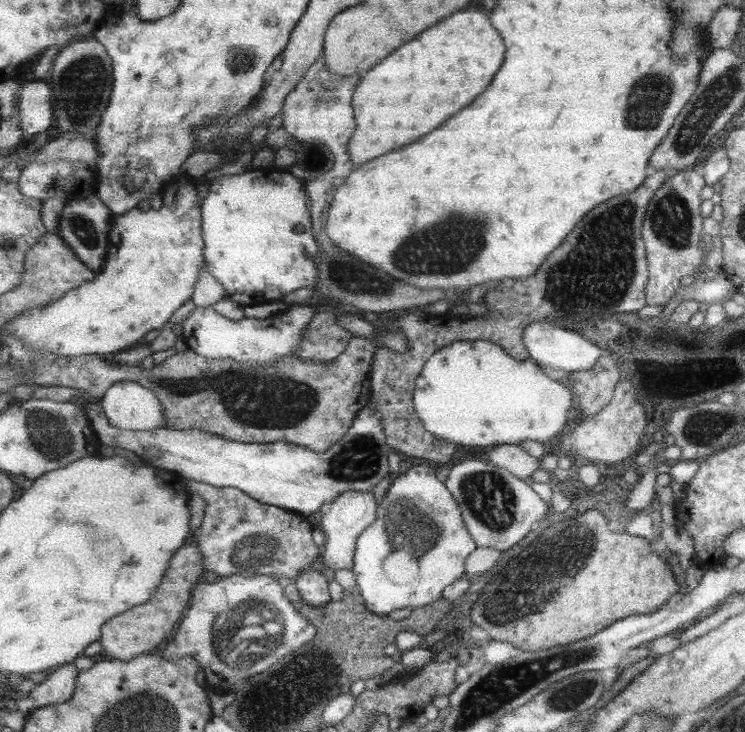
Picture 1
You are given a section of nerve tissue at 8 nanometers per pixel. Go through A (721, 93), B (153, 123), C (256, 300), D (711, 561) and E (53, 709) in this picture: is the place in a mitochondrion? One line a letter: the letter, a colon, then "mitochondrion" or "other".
A: mitochondrion
B: other
C: other
D: other
E: other

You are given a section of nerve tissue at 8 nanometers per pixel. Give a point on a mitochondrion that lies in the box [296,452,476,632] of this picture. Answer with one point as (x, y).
(412, 529)

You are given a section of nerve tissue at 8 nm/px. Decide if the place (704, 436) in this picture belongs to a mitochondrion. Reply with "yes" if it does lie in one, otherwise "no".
yes

